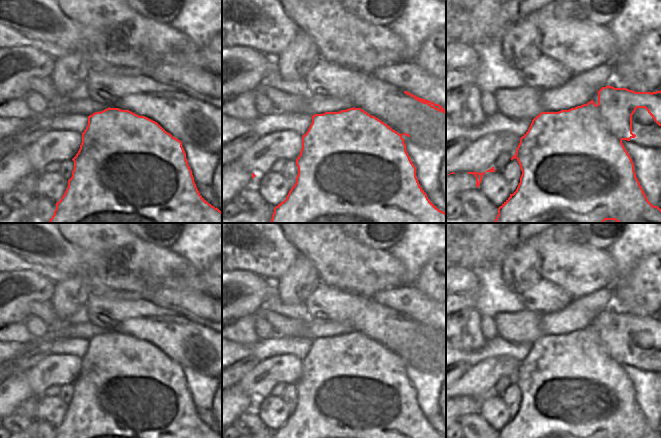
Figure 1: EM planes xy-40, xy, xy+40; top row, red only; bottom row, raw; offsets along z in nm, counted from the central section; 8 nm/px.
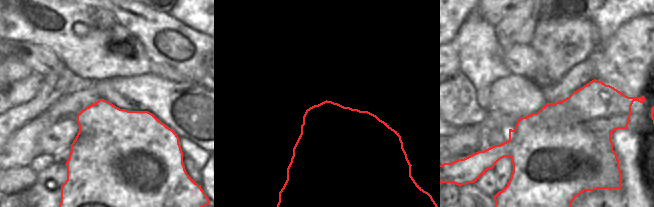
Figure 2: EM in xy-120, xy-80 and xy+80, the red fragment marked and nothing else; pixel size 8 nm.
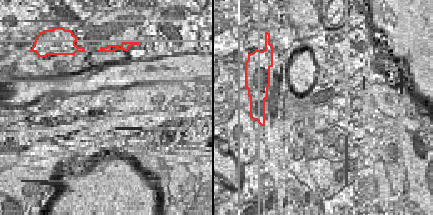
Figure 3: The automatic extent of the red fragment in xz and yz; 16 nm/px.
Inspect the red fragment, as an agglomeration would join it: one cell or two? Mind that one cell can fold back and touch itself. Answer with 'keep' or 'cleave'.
cleave

